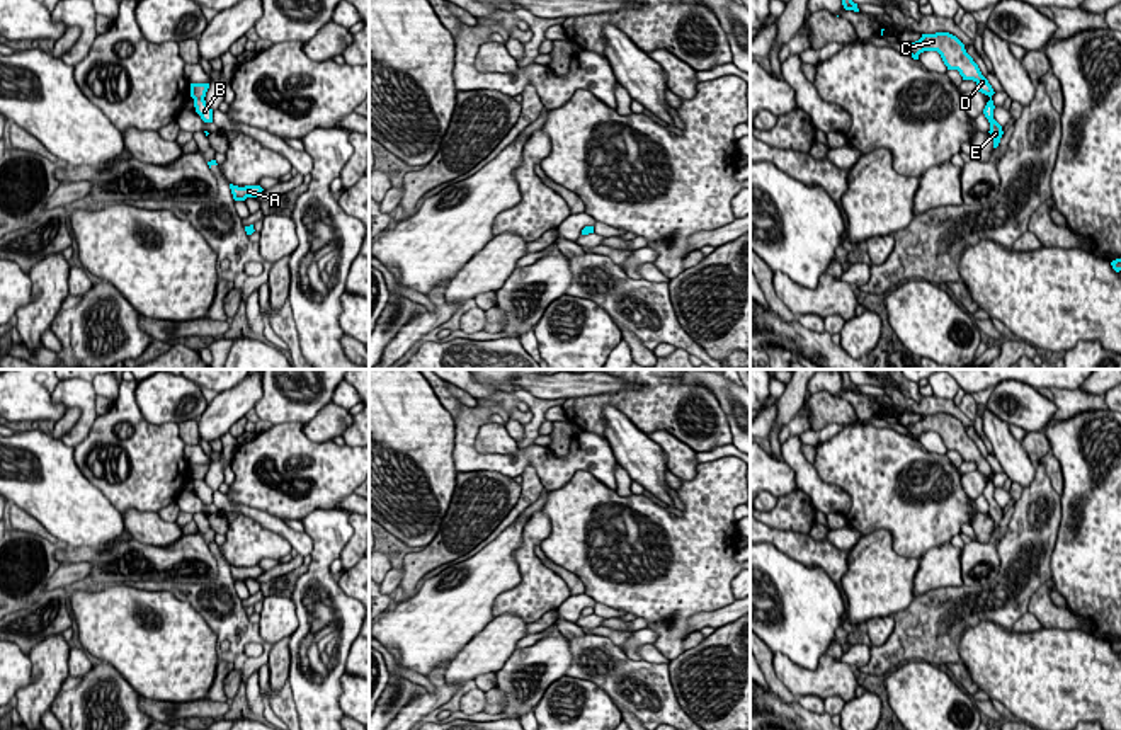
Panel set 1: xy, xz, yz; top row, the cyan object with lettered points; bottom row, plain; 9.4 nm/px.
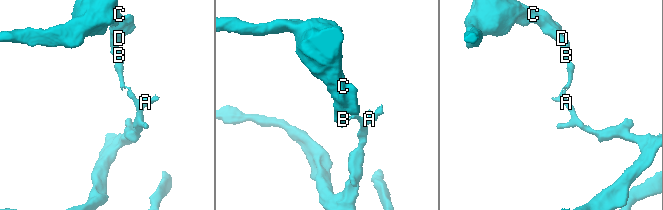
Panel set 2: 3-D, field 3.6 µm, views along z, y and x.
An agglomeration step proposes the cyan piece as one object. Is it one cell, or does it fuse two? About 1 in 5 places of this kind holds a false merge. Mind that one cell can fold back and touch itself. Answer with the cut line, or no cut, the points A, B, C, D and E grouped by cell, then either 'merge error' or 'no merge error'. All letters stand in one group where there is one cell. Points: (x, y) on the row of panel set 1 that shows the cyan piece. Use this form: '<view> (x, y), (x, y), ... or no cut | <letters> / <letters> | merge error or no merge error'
yz (992, 118), (989, 121) | A E / B C D | merge error

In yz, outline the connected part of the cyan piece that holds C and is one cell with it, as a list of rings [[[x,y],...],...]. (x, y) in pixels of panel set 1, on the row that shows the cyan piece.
[[[949,32],[922,34],[919,41],[910,43],[905,48],[913,60],[919,60],[919,54],[924,51],[937,51],[947,70],[958,70],[963,80],[973,80],[976,83],[976,90],[990,97],[983,114],[988,121],[993,119],[995,106],[992,95],[995,92],[956,36]]]

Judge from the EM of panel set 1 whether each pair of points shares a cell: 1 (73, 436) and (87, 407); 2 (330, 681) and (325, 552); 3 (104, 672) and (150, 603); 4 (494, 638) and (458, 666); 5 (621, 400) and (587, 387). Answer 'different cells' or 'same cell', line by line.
1: same cell
2: same cell
3: different cells
4: same cell
5: different cells

